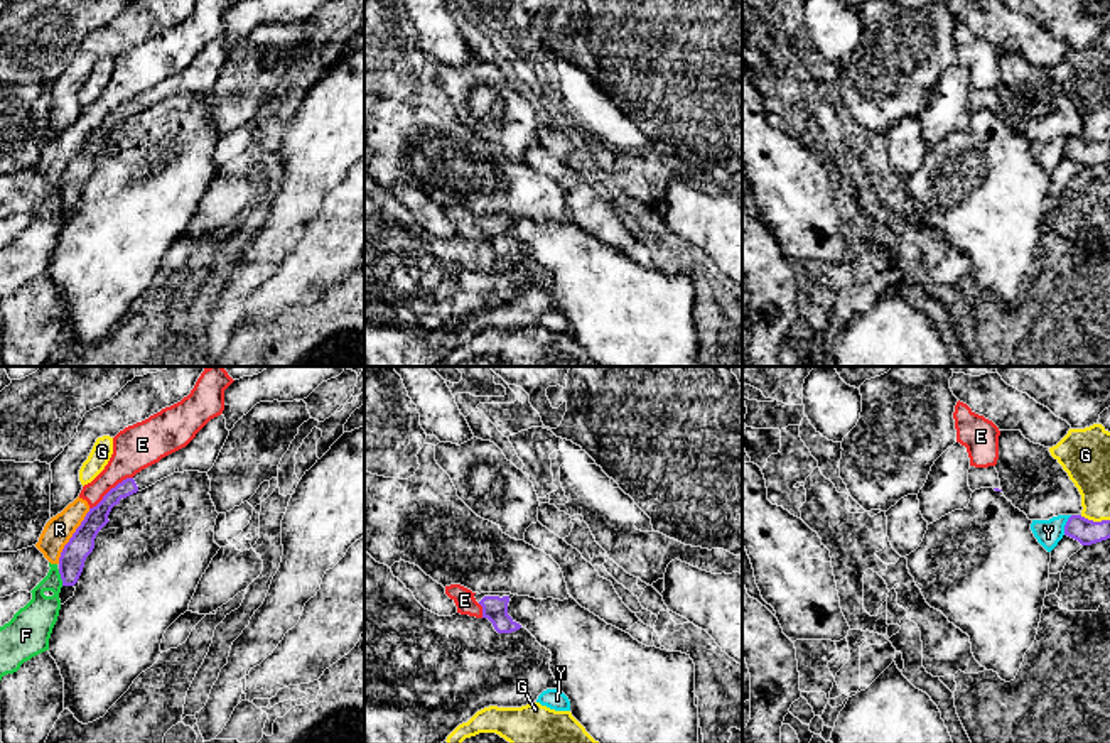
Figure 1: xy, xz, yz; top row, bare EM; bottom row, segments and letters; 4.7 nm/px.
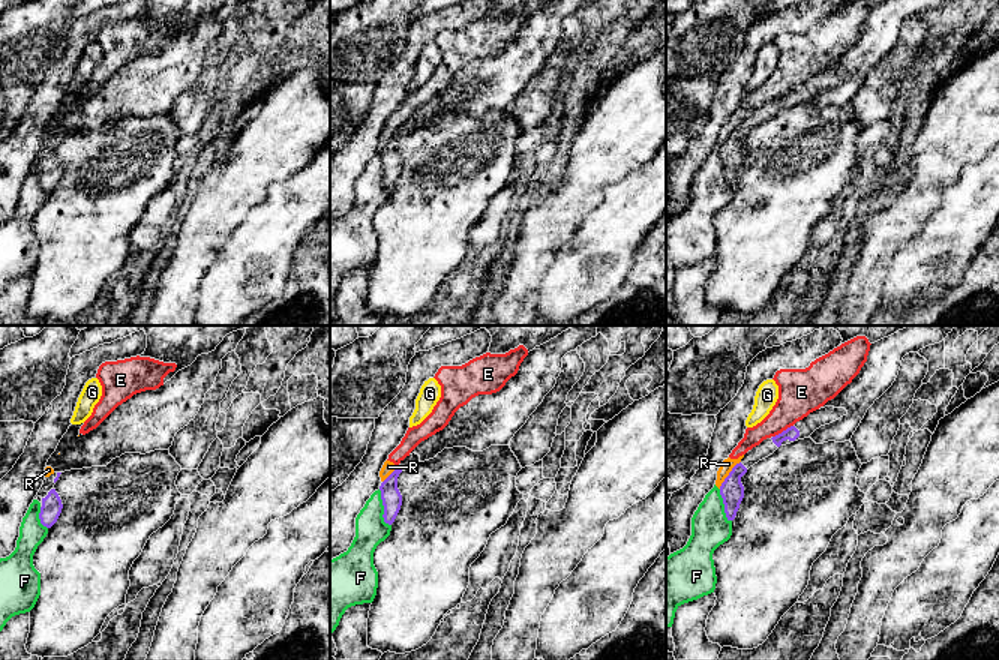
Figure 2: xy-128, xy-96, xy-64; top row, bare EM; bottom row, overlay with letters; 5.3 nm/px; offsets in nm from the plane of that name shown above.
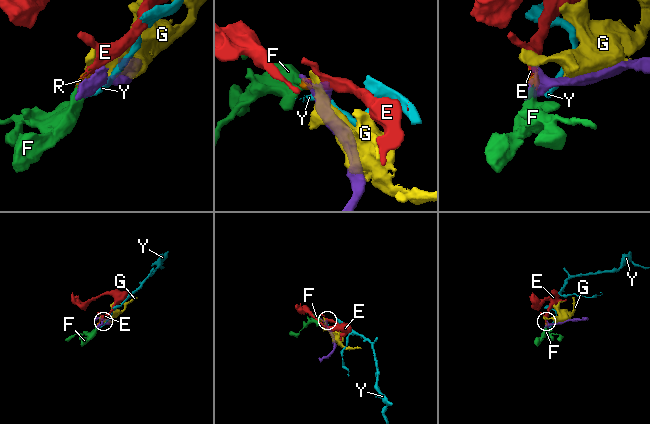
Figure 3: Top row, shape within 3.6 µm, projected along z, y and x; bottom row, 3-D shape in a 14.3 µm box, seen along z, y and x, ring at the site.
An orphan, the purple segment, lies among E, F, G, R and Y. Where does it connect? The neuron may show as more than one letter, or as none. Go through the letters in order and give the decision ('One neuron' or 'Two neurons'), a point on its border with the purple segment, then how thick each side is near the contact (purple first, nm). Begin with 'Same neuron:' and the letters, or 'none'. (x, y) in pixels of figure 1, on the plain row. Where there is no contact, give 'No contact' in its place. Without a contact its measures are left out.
Same neuron: none
E: Two neurons. Touches purple at xy (110, 112). Thickness 100 nm (purple) against 220 nm
F: Two neurons. Touches purple at xy (61, 200). Thickness 120 nm (purple) against 180 nm
G: Two neurons. Touches purple at yz (1095, 144). Thickness 120 nm (purple) against 190 nm
R: Two neurons. Touches purple at xy (73, 157). Thickness 120 nm (purple) against 140 nm
Y: Two neurons. Touches purple at yz (1065, 147). Thickness 120 nm (purple) against 130 nm

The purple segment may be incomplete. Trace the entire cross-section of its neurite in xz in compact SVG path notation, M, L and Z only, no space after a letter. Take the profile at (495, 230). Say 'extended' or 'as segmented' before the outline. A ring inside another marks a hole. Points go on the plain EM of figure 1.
extended; M476 214L476 223L482 228L482 240L488 240L498 255L511 255L521 250L508 236L509 223L515 216L511 214Z

